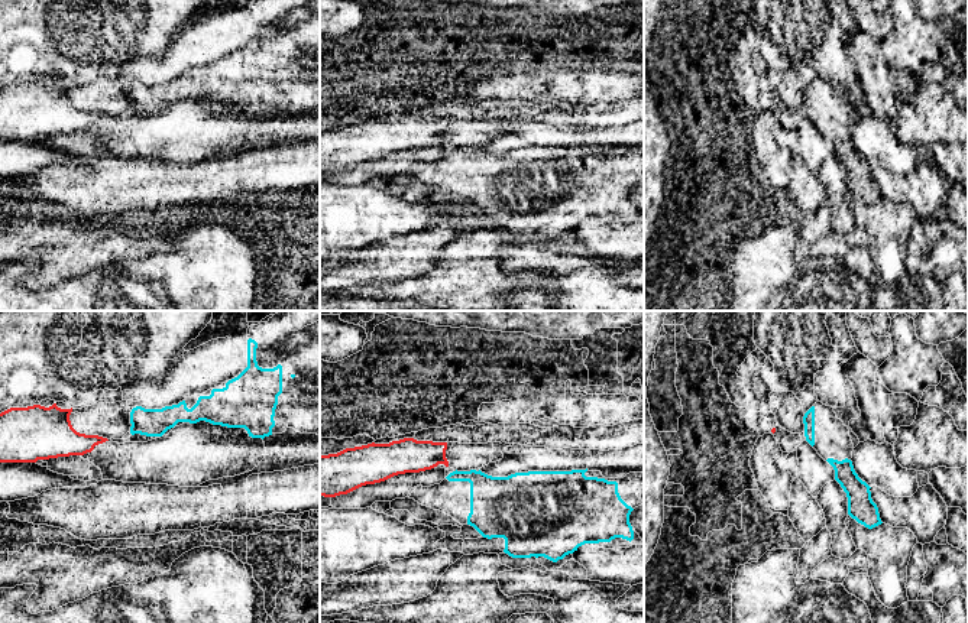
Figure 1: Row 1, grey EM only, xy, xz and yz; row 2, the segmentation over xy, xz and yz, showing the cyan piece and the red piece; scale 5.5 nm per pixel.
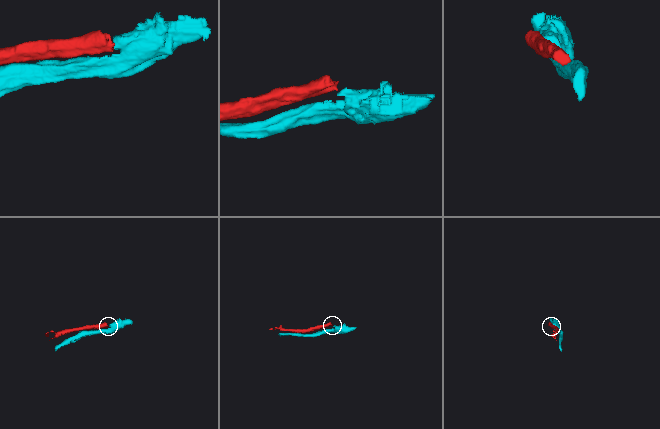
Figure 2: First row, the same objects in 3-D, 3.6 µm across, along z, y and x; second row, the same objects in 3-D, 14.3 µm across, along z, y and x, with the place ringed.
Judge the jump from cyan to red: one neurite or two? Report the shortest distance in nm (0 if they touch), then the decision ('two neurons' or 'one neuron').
40 nm apart; two neurons

